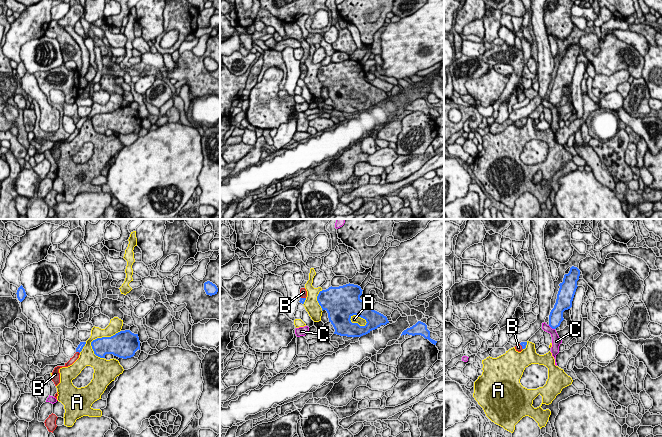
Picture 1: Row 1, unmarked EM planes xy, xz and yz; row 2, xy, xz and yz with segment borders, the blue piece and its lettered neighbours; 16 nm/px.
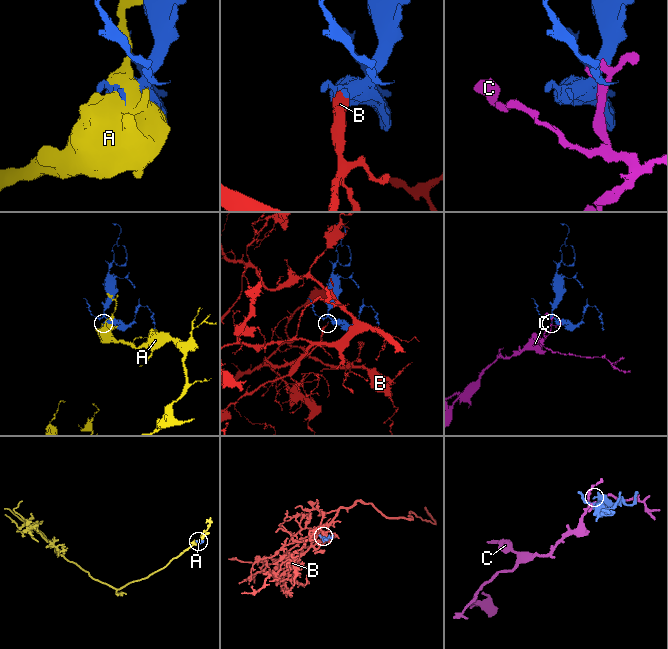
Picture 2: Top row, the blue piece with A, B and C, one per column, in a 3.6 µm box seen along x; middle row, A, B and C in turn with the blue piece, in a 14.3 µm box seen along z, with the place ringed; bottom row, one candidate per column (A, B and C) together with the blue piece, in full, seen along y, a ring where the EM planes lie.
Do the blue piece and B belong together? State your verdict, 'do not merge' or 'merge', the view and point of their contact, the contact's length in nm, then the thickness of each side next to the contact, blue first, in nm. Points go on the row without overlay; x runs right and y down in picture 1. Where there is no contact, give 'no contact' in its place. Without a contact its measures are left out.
merge | xy (78, 127) | 70 nm | 90/90 nm

